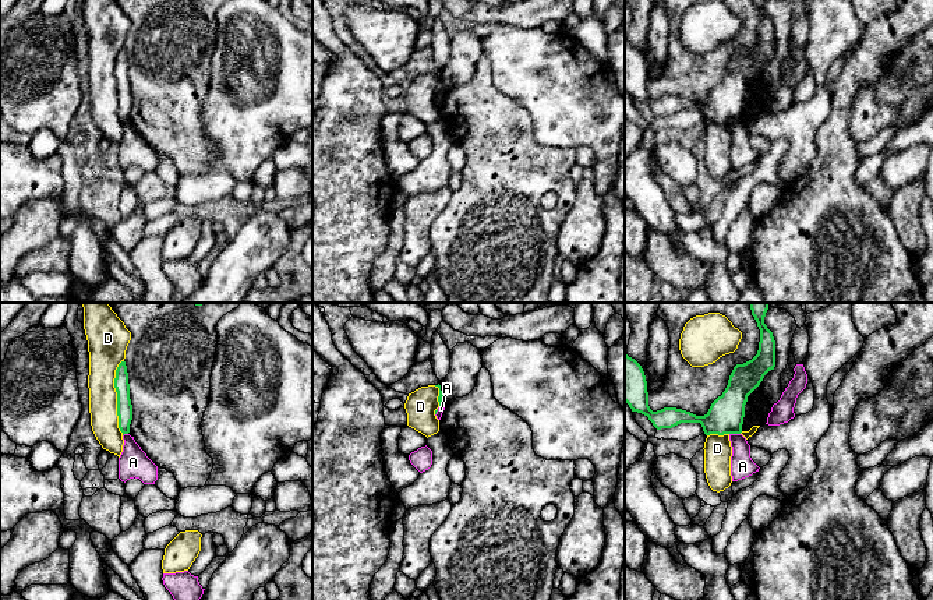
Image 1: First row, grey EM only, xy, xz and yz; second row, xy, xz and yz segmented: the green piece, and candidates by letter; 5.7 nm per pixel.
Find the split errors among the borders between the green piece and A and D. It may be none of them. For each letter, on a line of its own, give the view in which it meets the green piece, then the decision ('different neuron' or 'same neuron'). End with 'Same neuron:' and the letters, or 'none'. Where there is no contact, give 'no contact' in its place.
A: meets green in yz; different neuron
D: meets green in xy; different neuron
Same neuron: none

